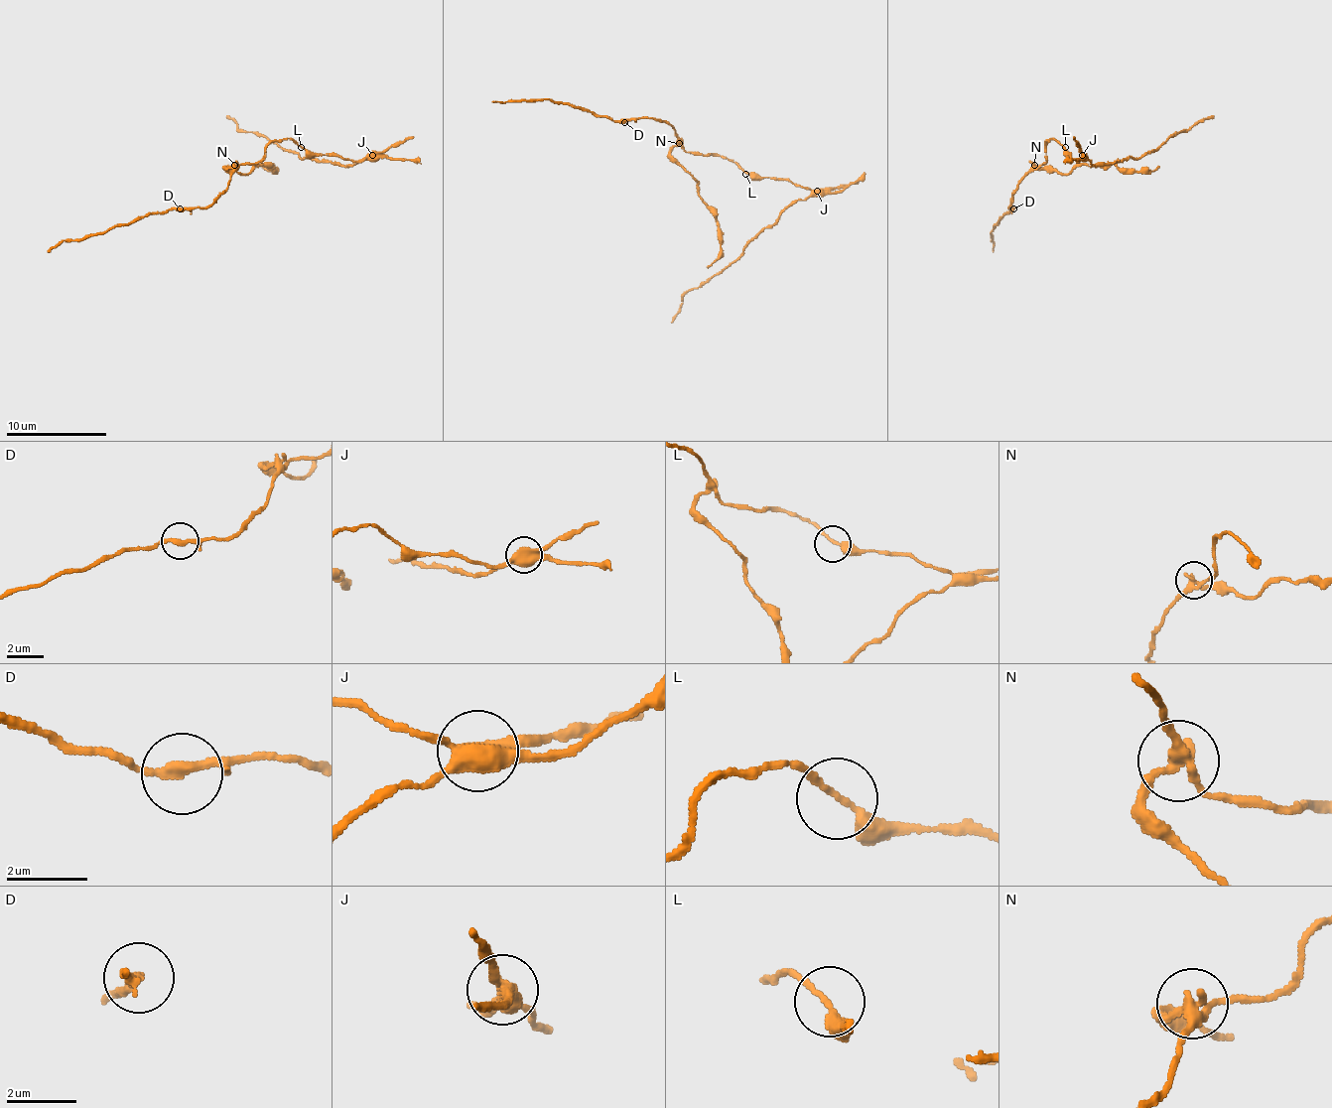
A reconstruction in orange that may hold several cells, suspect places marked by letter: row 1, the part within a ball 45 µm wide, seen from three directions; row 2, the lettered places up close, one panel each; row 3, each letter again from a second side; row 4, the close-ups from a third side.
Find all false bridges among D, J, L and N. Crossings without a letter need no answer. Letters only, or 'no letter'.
J, N

